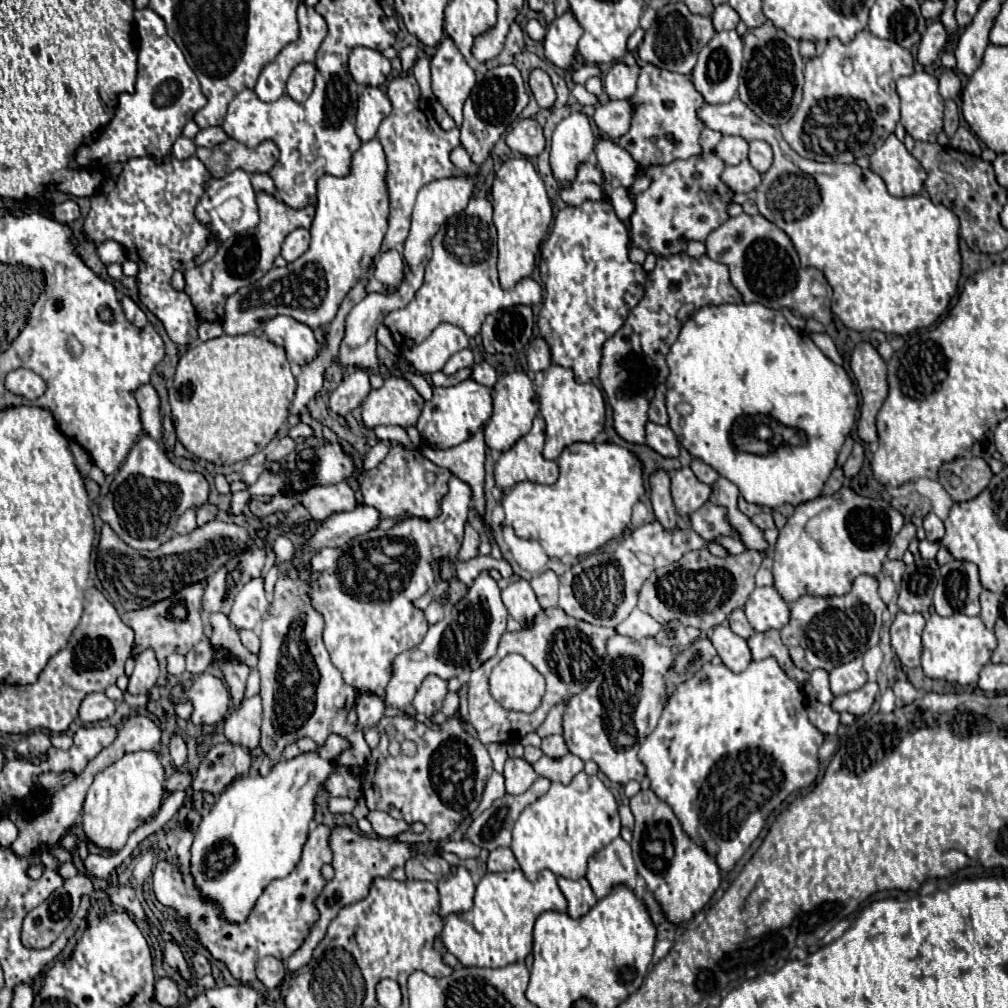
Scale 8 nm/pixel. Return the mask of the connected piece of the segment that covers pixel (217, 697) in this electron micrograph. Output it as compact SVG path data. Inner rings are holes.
M212 674L198 676L188 688L188 698L194 704L194 724L216 724L224 720L230 704L230 692L226 684Z

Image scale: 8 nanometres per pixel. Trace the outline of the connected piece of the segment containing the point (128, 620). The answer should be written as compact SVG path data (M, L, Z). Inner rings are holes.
M192 584L182 588L170 600L162 600L160 604L152 604L142 608L140 612L124 612L122 620L126 626L134 630L134 646L132 656L138 656L142 650L154 650L156 658L168 658L170 654L188 654L194 644L204 638L202 632L202 616L200 616L200 600L206 584Z

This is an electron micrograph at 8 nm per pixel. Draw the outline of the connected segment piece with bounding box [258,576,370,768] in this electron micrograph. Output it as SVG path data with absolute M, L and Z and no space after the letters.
M280 576L274 588L274 600L270 604L270 612L262 624L260 634L260 652L258 652L258 672L262 678L262 736L260 736L260 748L270 758L270 764L280 762L282 750L300 738L312 738L318 746L326 744L326 738L330 734L338 734L350 742L350 748L344 750L336 764L346 768L362 768L370 756L370 748L364 740L364 732L356 724L348 724L346 716L354 708L356 690L348 684L344 684L340 670L330 662L328 650L322 642L322 628L324 620L322 616L312 608L308 600L308 592L304 592L304 580L288 580L286 576Z

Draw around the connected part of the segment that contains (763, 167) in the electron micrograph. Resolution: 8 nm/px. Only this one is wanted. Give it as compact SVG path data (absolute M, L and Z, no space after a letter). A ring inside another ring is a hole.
M752 140L750 142L750 164L760 174L764 174L772 164L772 148L770 148L770 144L766 144L762 140Z

